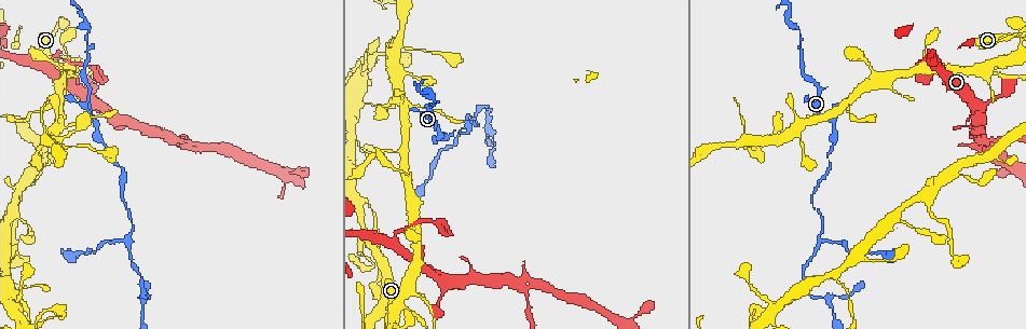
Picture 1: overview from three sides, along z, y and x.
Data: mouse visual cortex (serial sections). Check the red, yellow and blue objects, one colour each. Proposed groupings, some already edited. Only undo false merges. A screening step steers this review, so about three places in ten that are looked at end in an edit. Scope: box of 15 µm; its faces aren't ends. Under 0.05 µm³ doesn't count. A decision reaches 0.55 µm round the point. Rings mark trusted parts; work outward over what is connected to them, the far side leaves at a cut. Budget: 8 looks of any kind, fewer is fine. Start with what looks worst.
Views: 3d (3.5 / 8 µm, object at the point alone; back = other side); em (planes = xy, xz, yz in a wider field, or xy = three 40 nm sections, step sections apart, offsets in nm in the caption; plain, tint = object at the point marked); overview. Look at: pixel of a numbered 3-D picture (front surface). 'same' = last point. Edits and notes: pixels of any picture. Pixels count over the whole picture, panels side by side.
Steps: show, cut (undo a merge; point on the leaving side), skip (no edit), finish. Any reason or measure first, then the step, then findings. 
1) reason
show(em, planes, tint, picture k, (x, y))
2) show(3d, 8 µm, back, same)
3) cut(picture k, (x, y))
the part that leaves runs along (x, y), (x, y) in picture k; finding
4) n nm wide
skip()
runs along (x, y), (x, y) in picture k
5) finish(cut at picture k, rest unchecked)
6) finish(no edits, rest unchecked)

sharp bend
show(3d, 3.5 µm, picture 1, (96, 123))

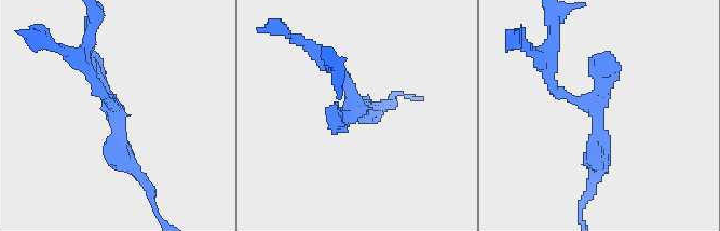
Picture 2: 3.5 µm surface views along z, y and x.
now the EM
show(em, xy, step 5, tint, picture 2, (114, 109))

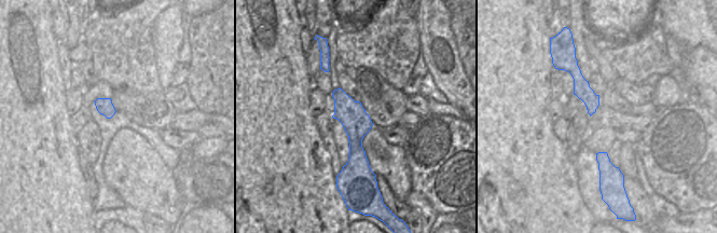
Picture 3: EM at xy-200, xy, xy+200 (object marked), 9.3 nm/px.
skip()
runs along (89, 71), (138, 174) in picture 2; one cell here

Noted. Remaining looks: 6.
three-way junction
show(3d, 8 µm, picture 1, (131, 240))

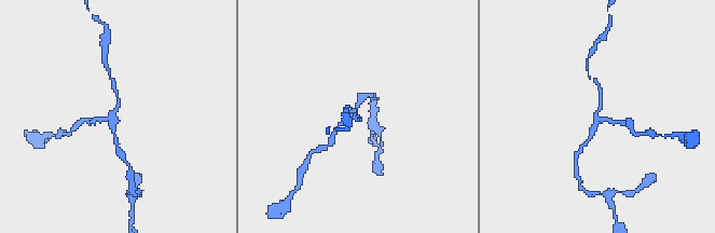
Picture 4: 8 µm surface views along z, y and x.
3 arms; arms of 100, 100, 150 nm; need the tissue
show(em, planes, tint, picture 4, (113, 116))

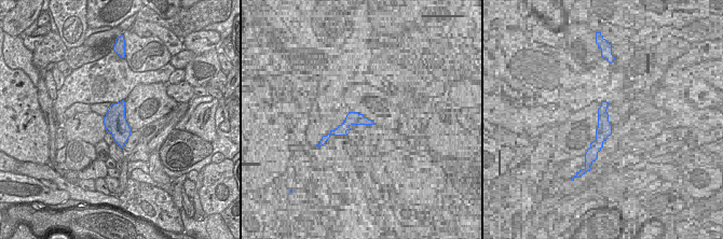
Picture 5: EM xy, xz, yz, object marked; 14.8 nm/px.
skip()
runs along (599, 88), (597, 122), (585, 145) in picture 4; one cell here

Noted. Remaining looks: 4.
thick turns thin
show(3d, 3.5 µm, picture 1, (289, 173))

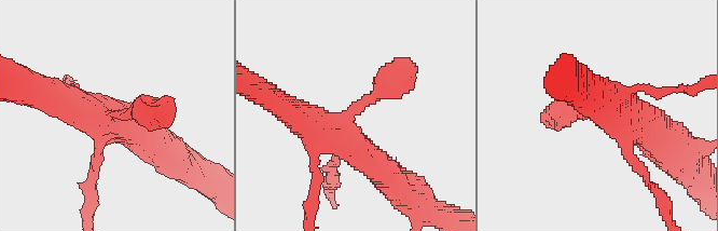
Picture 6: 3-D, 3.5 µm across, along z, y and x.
4 arms; arms of 250, 300, 350, 450 nm
show(em, xy, step 2, tint, picture 6, (117, 112))

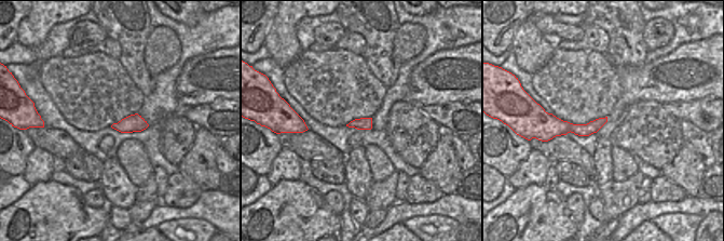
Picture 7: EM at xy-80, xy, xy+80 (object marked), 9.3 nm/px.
skip()
runs along (547, 117), (575, 129), (603, 120) in picture 7; continuous, no second cell

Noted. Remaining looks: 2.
finish(no edits, rest unchecked)

